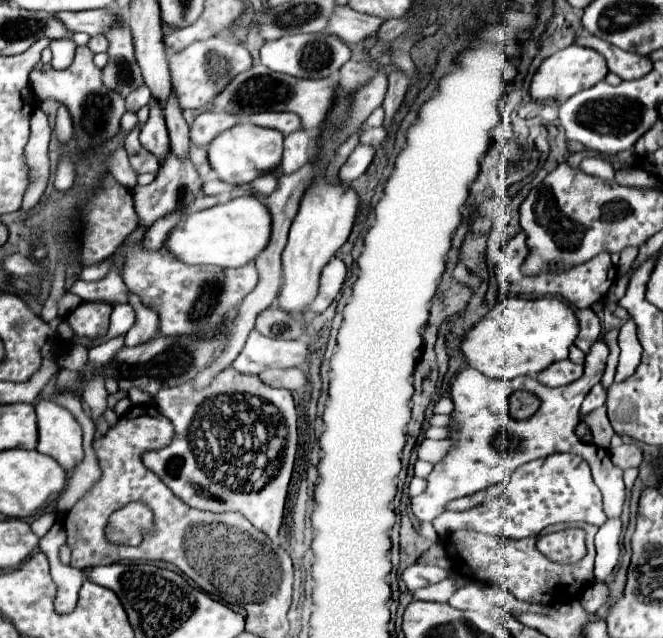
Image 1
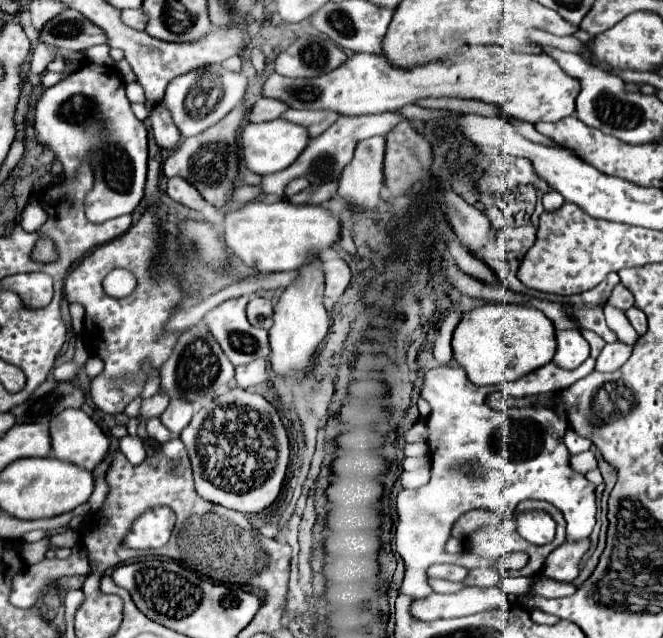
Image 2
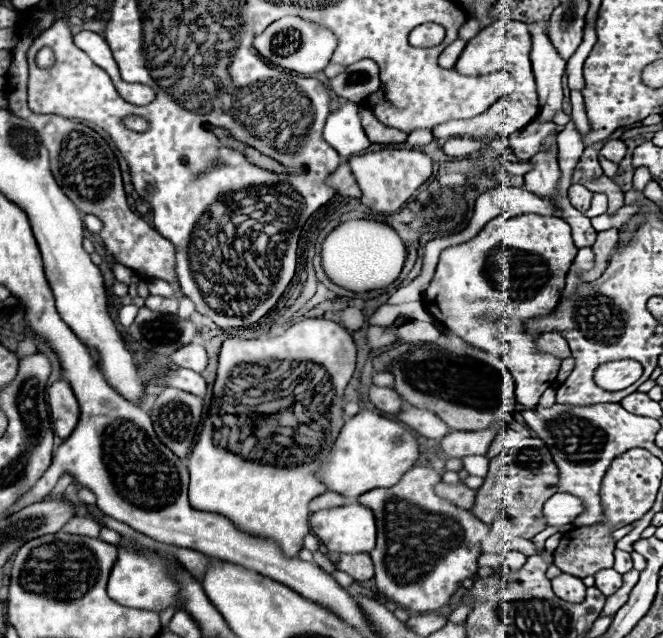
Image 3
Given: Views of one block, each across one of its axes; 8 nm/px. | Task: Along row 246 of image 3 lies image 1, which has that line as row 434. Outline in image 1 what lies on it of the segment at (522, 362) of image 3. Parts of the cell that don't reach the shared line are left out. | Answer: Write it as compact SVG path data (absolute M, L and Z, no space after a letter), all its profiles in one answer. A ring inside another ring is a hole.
M600 338L598 342L592 344L590 352L586 354L586 364L584 364L584 376L574 380L572 384L566 384L566 386L558 386L558 388L550 388L550 386L544 386L540 384L536 378L530 378L530 376L518 376L514 380L496 380L496 378L486 378L482 376L478 370L474 368L464 368L456 374L454 382L452 382L452 388L450 388L450 398L454 402L454 410L450 412L450 418L452 418L452 432L448 436L448 440L452 440L452 448L450 452L434 466L434 470L430 472L428 476L428 488L424 494L416 496L410 500L410 508L414 512L414 516L420 520L420 522L432 522L436 516L440 516L444 510L446 510L446 504L450 500L456 500L456 498L462 498L462 496L468 496L468 494L474 494L474 492L480 492L480 490L486 490L490 486L496 486L500 482L504 482L508 476L512 476L512 472L516 468L520 468L522 464L530 462L530 460L538 460L538 458L546 458L554 452L572 452L572 454L578 454L582 456L588 464L590 464L590 470L592 470L592 478L596 482L596 486L602 490L604 494L604 512L608 518L618 518L620 512L622 512L622 504L624 504L624 498L626 498L626 490L624 490L624 482L622 482L622 470L616 468L612 462L610 462L610 452L606 454L604 448L596 448L594 444L588 444L588 442L582 442L574 428L580 420L580 404L584 400L584 396L590 392L590 388L600 382L602 378L602 372L604 372L604 366L606 366L606 358L608 358L608 346L606 342ZM514 390L528 390L528 392L534 392L540 400L542 400L542 406L538 408L538 412L526 420L514 420L508 412L508 396L514 392Z

